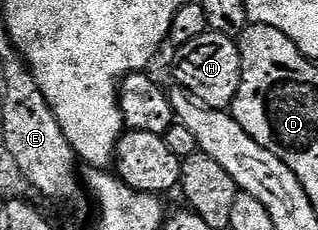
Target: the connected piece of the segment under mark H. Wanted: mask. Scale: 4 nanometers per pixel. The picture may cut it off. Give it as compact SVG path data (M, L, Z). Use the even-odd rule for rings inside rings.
M207 31L199 39L180 46L173 61L173 77L180 88L188 91L189 96L209 109L228 110L241 87L242 55L241 46L228 33Z

